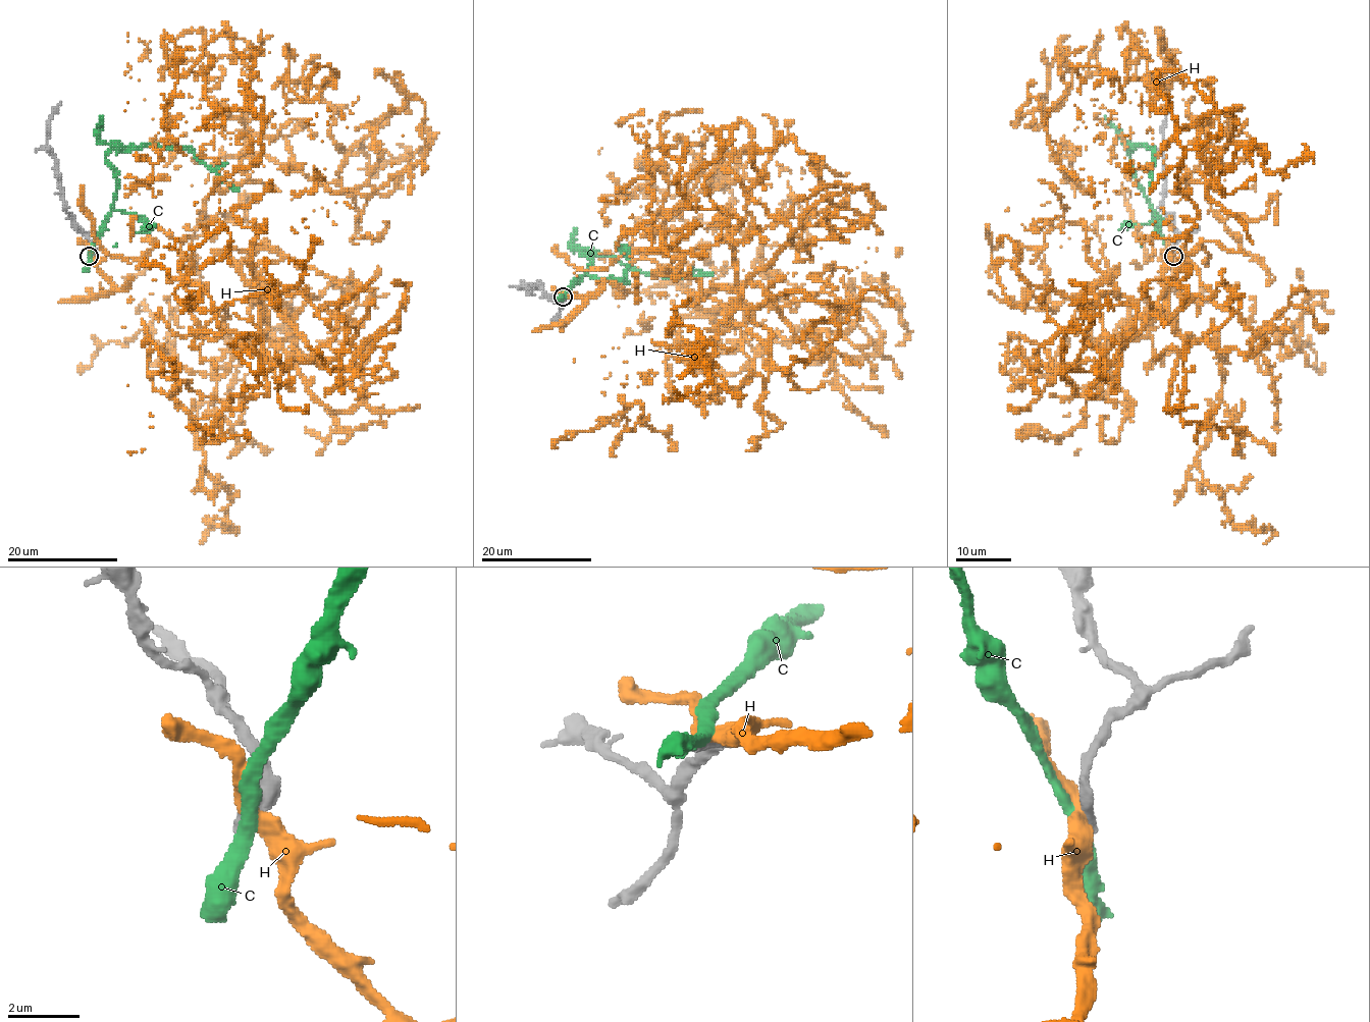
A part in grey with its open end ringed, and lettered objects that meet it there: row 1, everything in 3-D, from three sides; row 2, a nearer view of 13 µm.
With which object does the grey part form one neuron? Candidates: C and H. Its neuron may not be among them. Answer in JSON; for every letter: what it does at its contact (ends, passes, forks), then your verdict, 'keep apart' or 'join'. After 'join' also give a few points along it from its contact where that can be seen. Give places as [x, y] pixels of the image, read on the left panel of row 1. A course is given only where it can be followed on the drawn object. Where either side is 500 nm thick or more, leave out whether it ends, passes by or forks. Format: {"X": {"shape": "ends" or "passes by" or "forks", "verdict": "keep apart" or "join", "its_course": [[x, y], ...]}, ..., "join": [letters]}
{"C": {"shape": "passes by", "verdict": "keep apart"}, "H": {"verdict": "keep apart"}, "join": []}

